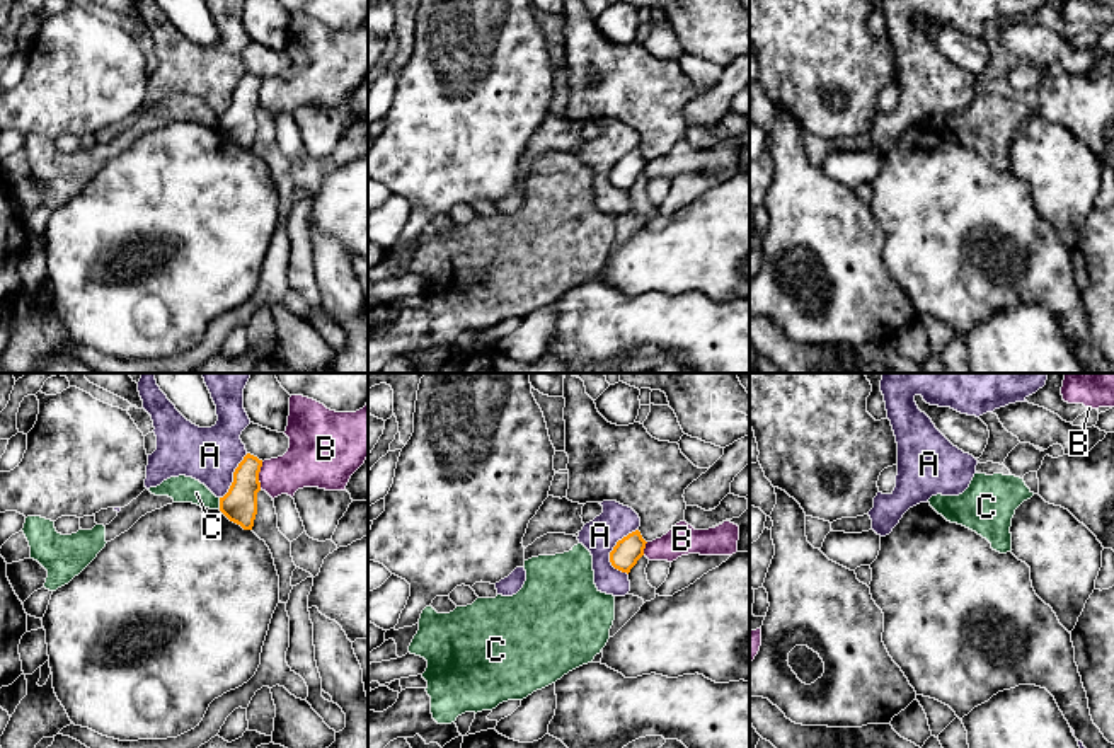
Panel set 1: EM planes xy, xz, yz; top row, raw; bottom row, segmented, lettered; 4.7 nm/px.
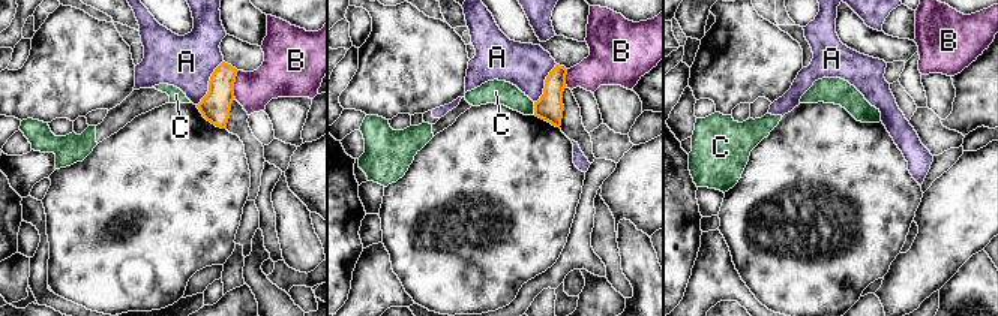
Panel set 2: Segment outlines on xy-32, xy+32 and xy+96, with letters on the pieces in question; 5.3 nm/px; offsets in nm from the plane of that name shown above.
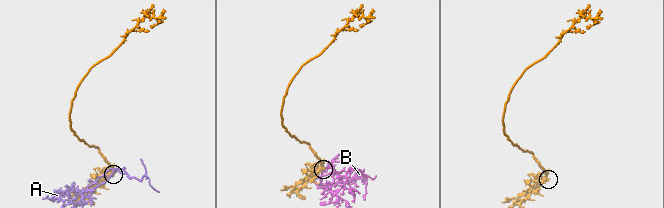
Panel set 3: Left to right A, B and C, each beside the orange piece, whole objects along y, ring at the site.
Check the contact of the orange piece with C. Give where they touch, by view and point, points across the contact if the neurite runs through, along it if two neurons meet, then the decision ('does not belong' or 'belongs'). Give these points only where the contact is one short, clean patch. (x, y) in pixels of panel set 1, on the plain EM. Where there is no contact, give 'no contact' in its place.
contact xy (220, 121); border xy (218, 116), (220, 125); does not belong

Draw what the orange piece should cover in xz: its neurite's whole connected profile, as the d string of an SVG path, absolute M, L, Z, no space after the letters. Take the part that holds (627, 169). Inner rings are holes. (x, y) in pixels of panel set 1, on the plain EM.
M639 148L629 152L622 158L618 158L610 170L612 184L629 193L637 179L644 174L646 162L647 160L642 157Z

